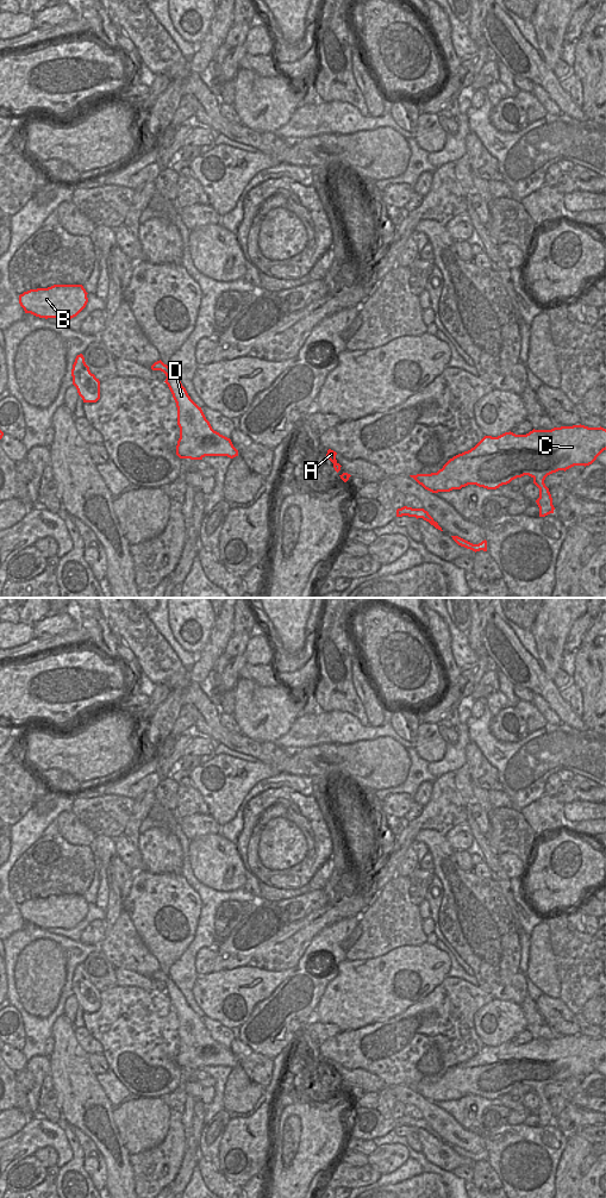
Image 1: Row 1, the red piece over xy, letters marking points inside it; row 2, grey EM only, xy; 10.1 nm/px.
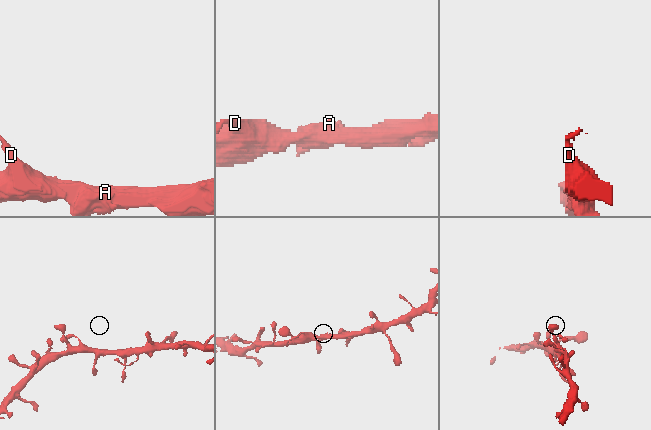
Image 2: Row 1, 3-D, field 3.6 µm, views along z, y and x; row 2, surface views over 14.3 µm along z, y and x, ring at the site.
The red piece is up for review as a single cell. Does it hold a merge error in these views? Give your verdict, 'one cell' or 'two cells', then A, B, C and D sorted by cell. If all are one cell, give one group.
one cell; A B C D

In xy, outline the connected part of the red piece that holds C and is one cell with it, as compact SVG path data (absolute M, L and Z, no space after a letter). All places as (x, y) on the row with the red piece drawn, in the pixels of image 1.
M585 425L561 426L551 430L532 430L526 435L505 432L498 437L485 436L474 448L450 458L442 469L431 474L410 475L425 489L438 493L461 489L468 485L476 485L487 489L496 489L517 478L529 475L539 488L536 500L539 517L554 513L552 498L544 480L558 470L567 470L574 466L589 466L606 450L606 429Z

